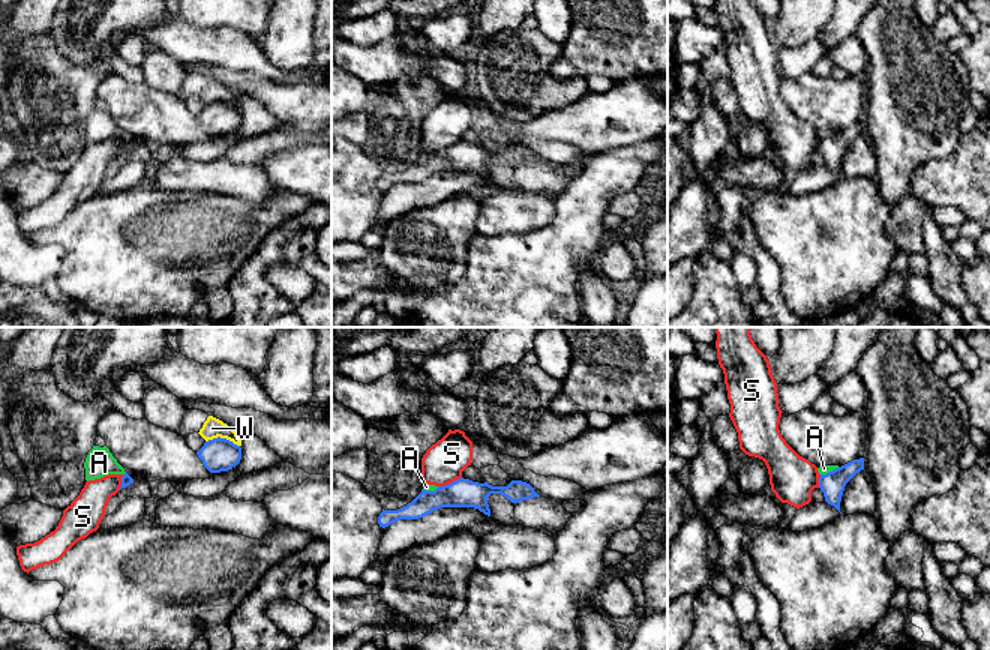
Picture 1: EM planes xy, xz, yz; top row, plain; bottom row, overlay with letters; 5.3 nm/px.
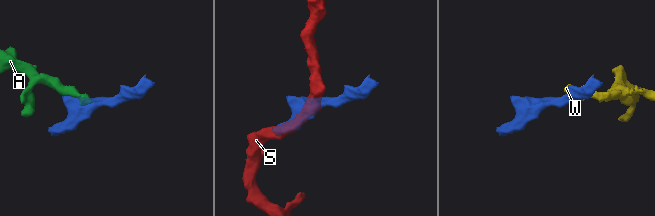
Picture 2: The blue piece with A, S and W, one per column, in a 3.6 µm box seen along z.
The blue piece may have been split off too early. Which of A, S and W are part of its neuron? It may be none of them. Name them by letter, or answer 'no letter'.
no letter

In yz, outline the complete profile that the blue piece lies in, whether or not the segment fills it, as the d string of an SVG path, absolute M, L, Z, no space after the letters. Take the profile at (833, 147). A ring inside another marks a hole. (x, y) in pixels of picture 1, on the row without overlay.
M864 122L854 123L826 138L820 138L819 152L825 165L840 176L840 165L846 147L861 134L864 134Z

